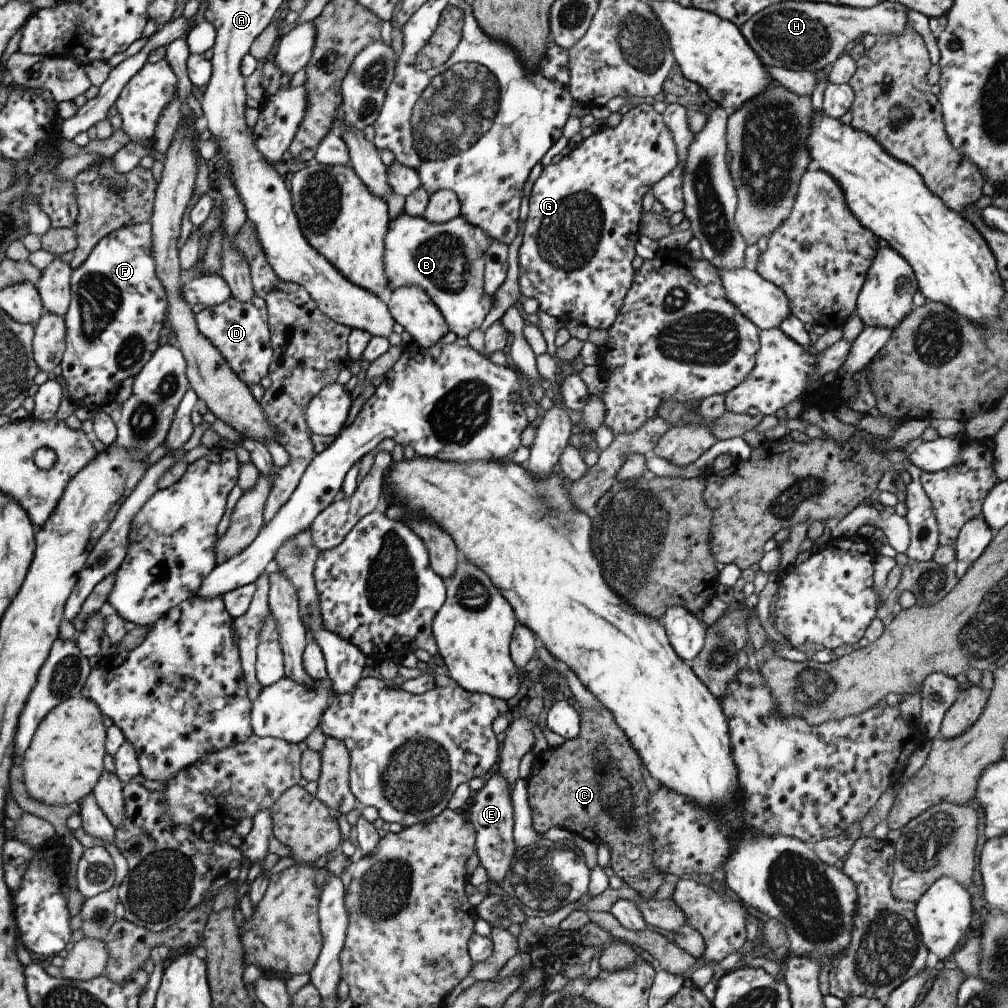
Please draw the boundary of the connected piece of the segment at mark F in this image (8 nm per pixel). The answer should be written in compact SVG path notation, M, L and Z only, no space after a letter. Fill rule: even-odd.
M150 223L123 225L101 238L86 259L71 271L69 296L70 301L63 317L64 351L59 368L69 398L78 407L94 415L115 400L121 382L125 378L134 378L158 346L167 300L165 290L155 274L155 262L151 258Z

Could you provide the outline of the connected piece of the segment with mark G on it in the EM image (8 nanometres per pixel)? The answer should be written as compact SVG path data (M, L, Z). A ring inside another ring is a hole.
M641 103L630 108L619 120L616 126L605 126L604 129L593 132L587 138L581 140L573 148L566 149L562 158L555 164L543 167L538 178L532 185L528 196L528 213L524 222L521 244L517 256L517 284L519 292L527 298L533 298L537 302L539 310L551 315L554 319L560 319L564 323L569 320L577 320L584 324L589 330L608 330L613 324L621 308L623 298L631 286L634 270L631 260L635 256L635 243L639 238L639 219L641 218L641 198L651 190L655 182L659 182L663 176L669 174L677 164L676 149L673 138L669 137L667 128L663 124L661 114L657 113L652 104Z

